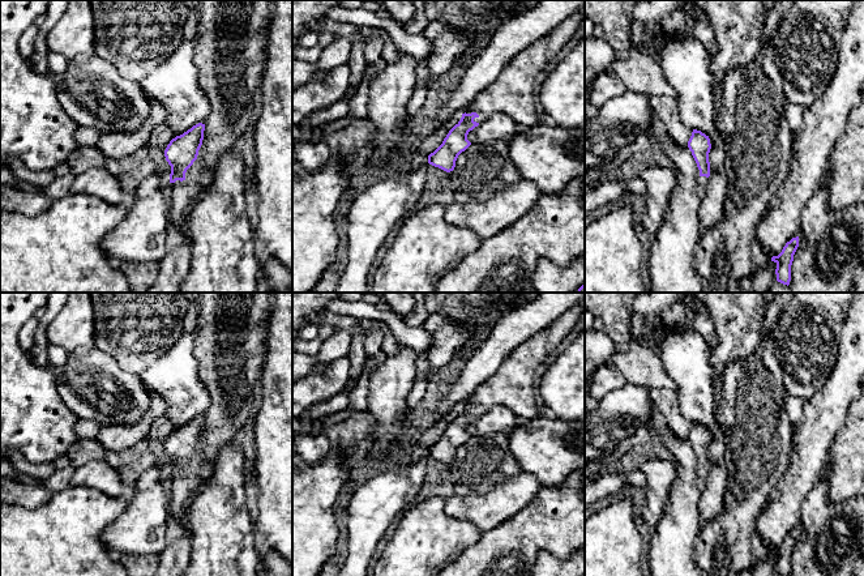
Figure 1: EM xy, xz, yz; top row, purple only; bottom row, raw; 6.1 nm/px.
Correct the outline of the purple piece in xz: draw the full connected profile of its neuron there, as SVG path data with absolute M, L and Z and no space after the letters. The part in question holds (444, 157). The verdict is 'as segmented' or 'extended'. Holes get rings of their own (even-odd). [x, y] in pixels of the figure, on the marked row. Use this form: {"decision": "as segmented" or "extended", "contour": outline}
{"decision": "extended", "contour": "M583 12L574 14L516 55L499 77L476 94L442 144L428 155L428 163L453 171L458 155L471 145L469 132L496 112L509 116L521 129L538 124L534 81L583 22Z"}

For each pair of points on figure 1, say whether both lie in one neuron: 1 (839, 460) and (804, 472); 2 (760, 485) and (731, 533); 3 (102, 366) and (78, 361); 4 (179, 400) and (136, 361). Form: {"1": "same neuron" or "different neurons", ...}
{"1": "different neurons", "2": "same neuron", "3": "same neuron", "4": "different neurons"}

